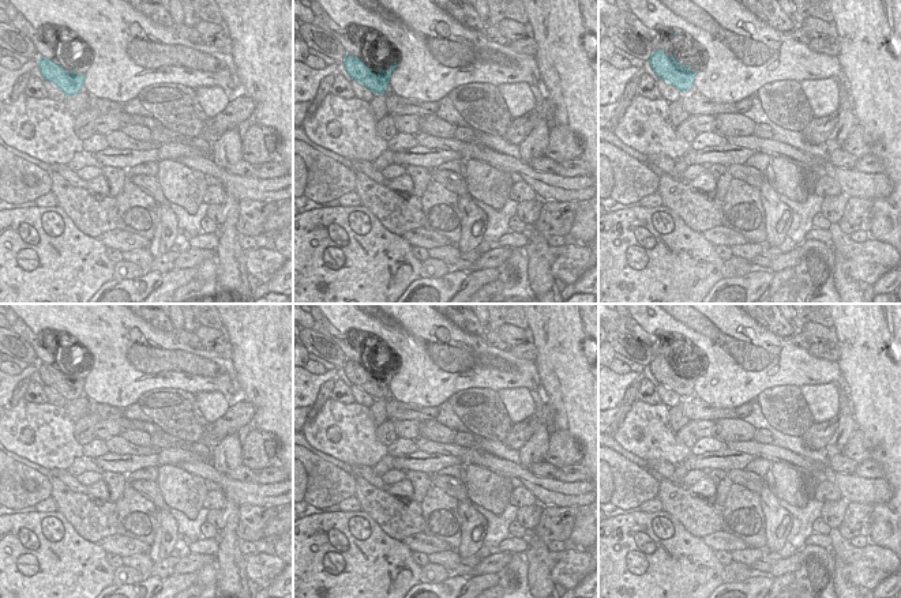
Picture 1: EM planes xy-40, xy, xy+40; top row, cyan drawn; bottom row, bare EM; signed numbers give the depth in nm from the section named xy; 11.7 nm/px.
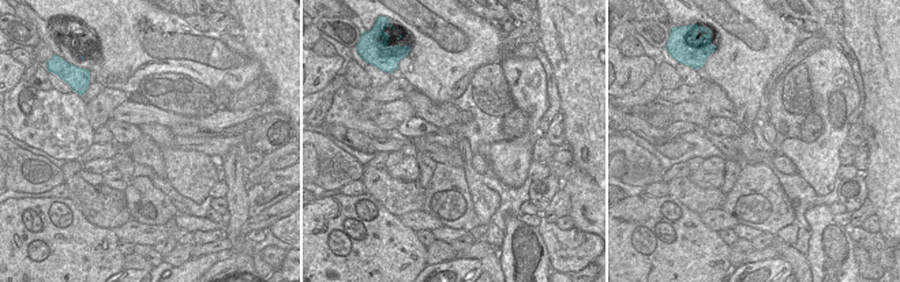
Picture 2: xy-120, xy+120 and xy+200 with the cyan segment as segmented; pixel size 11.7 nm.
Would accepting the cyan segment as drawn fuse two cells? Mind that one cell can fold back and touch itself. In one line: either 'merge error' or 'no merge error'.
no merge error

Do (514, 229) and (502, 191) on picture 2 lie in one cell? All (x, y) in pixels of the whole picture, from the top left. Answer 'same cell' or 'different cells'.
different cells

